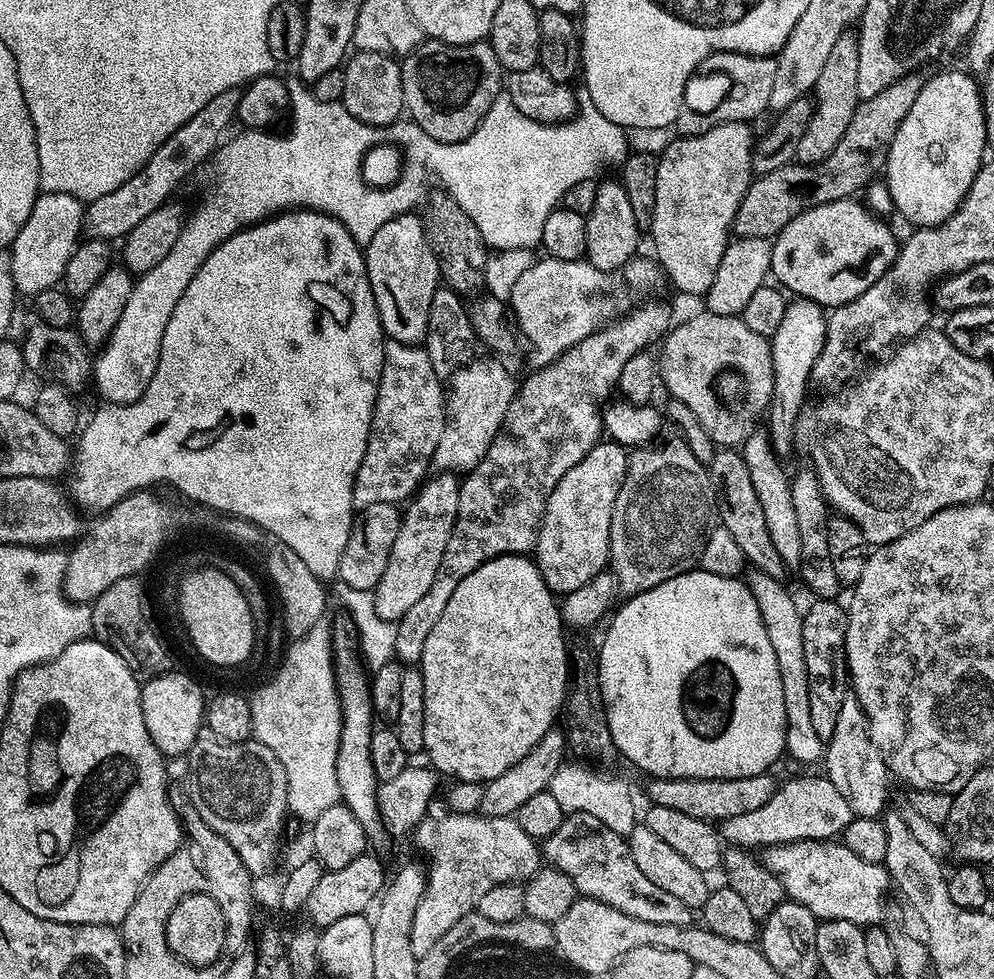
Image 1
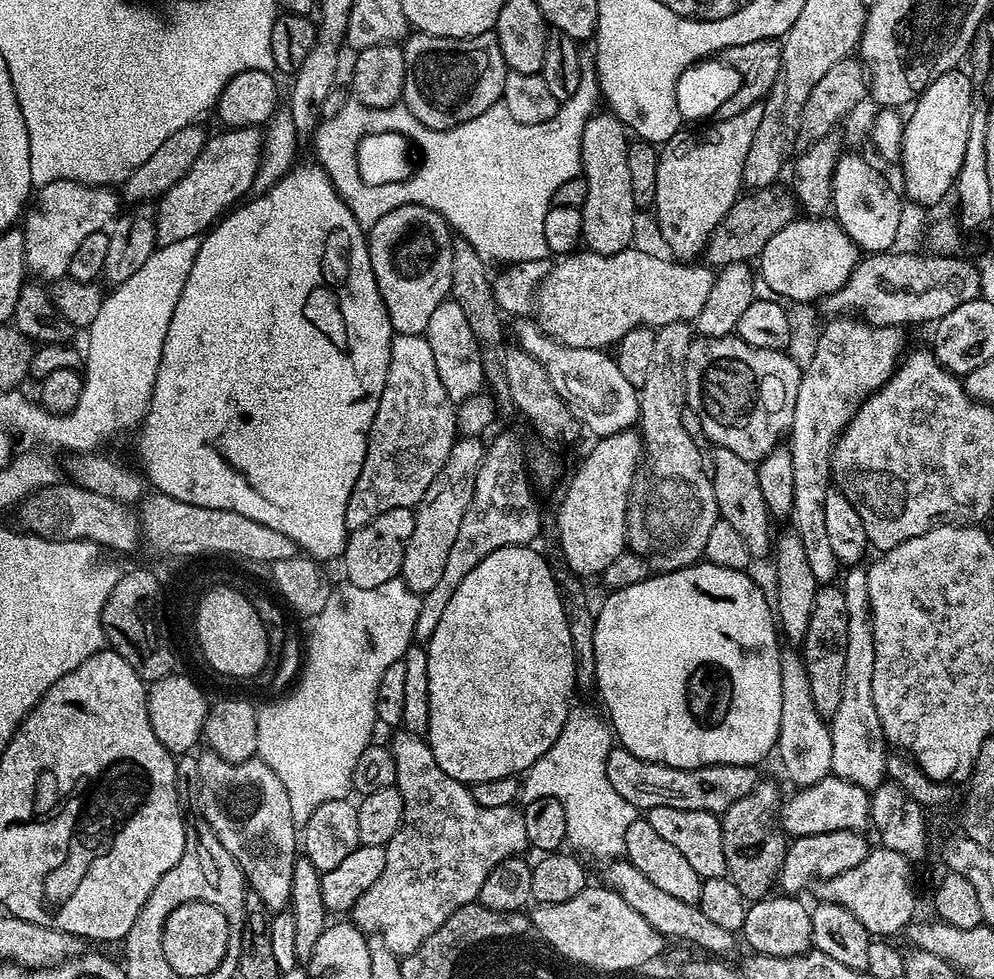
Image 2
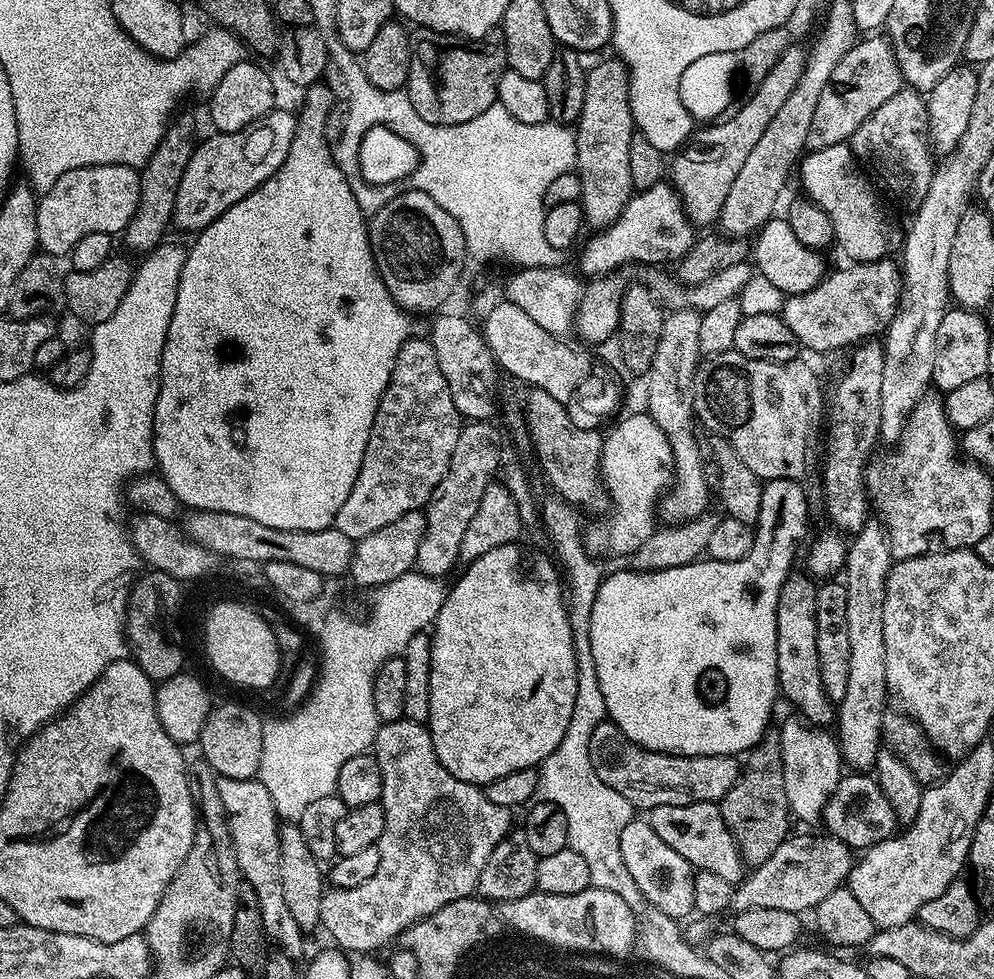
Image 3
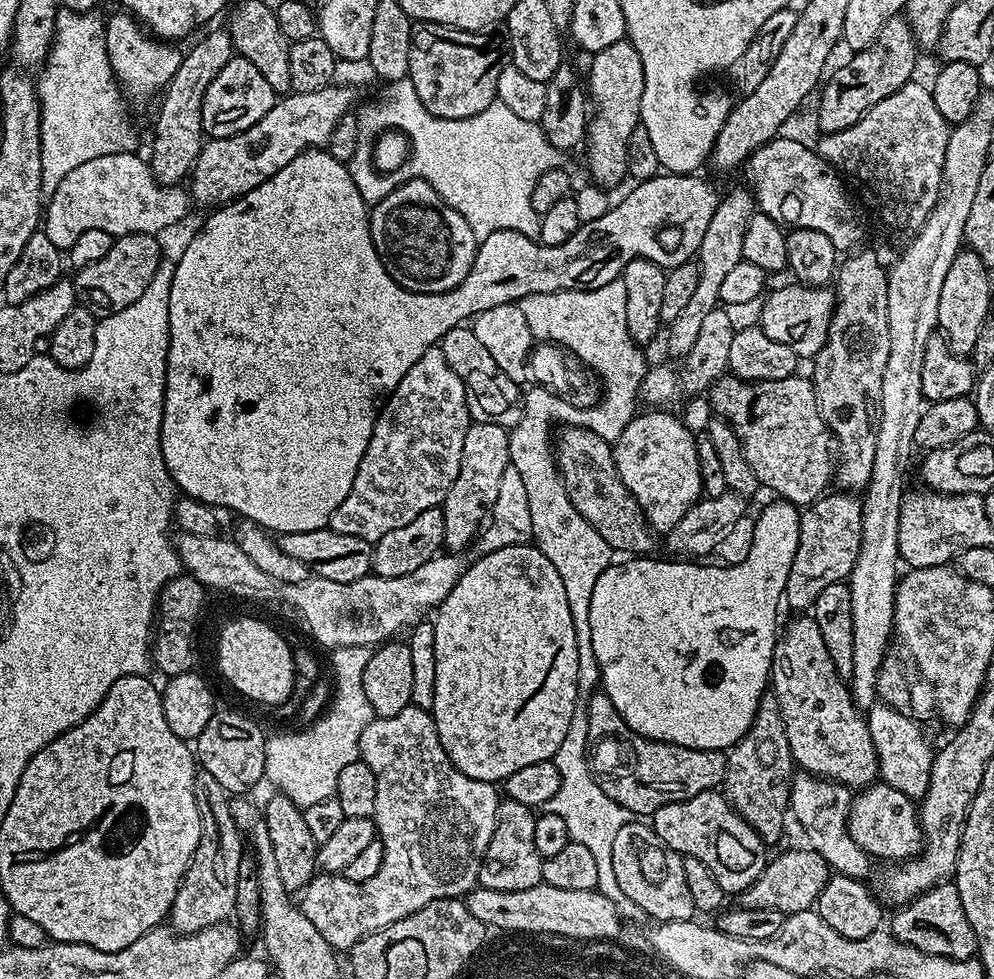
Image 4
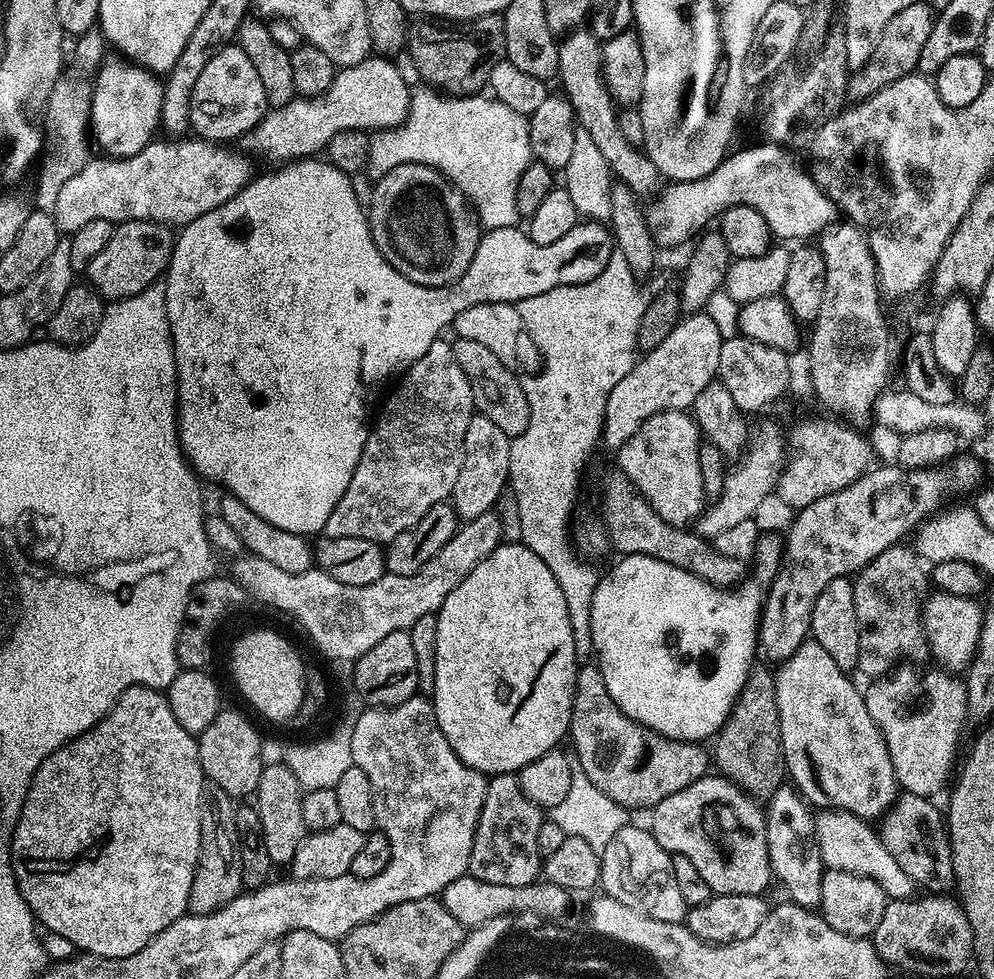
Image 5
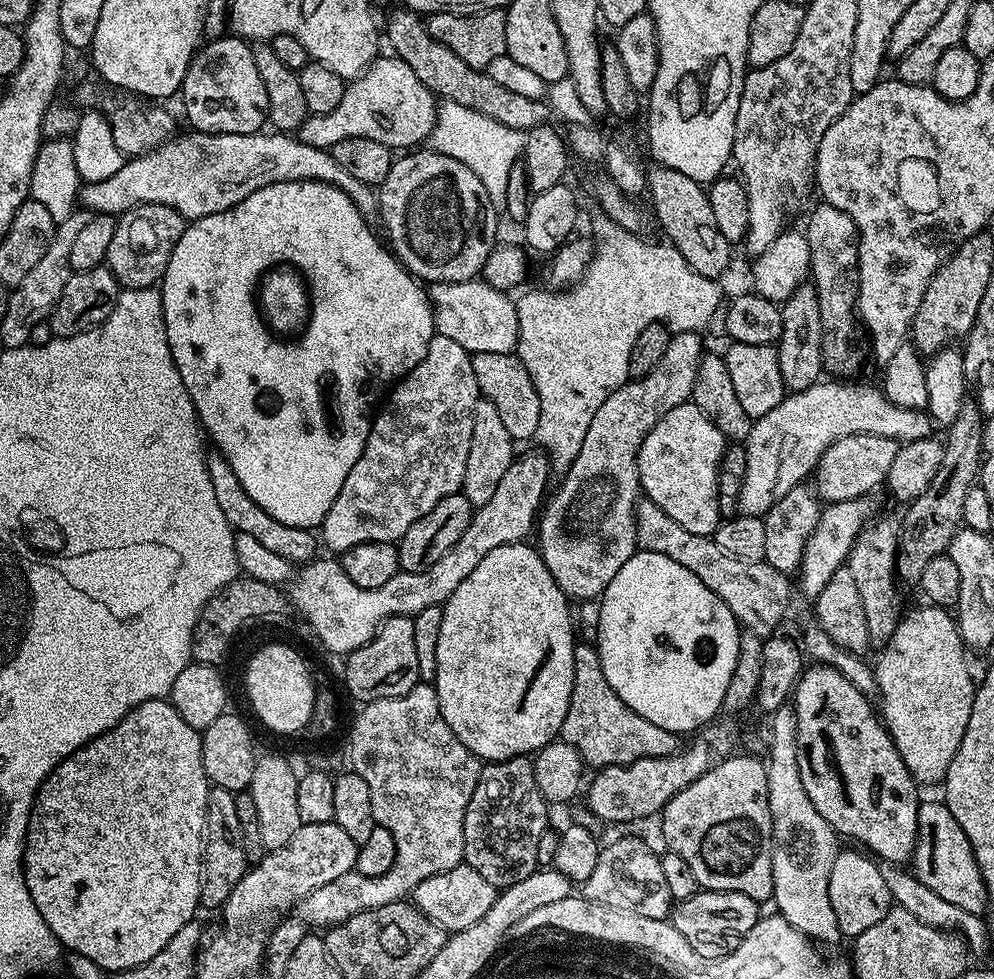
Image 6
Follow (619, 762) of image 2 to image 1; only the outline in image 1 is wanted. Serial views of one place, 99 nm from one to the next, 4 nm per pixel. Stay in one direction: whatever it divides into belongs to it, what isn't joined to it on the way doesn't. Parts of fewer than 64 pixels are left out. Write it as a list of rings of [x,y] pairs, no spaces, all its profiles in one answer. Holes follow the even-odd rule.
[[[768,772],[754,774],[750,778],[652,778],[647,782],[649,801],[652,804],[666,806],[670,810],[690,814],[690,818],[702,818],[709,822],[719,822],[738,814],[750,814],[750,810],[758,810],[758,806],[770,802],[778,787],[778,780]]]

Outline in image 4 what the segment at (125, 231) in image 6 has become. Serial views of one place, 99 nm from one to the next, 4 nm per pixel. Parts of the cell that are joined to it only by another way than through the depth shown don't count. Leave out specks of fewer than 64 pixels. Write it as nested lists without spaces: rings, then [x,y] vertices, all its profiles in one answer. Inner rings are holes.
[[[132,234],[117,237],[108,255],[100,258],[91,266],[79,269],[73,277],[77,297],[81,303],[92,309],[101,317],[117,313],[136,302],[150,284],[151,278],[157,273],[157,268],[164,259],[156,236]]]

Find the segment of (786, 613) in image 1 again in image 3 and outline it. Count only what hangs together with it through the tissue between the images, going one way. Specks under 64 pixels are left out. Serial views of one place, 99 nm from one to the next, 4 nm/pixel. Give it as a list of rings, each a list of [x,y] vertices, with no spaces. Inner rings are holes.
[[[803,719],[788,720],[780,728],[778,739],[782,750],[782,782],[786,782],[786,802],[788,811],[806,823],[812,824],[821,819],[828,799],[842,779],[840,745],[837,739],[809,726]]]

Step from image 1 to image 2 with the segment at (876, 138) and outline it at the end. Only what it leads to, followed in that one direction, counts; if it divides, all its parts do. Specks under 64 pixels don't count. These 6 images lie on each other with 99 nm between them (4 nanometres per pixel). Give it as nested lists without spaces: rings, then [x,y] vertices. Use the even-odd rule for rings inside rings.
[[[773,186],[757,188],[749,194],[741,195],[735,206],[718,222],[714,234],[708,239],[706,249],[707,263],[722,269],[728,264],[743,264],[752,262],[759,257],[761,250],[786,226],[790,221],[797,219],[798,205],[795,195],[787,187]]]

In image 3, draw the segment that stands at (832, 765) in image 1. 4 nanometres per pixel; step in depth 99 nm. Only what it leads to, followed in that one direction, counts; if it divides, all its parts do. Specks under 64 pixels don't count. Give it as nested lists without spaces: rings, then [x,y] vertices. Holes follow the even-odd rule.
[[[870,518],[860,532],[851,537],[842,569],[842,583],[846,586],[846,623],[850,634],[850,678],[846,685],[846,698],[838,701],[835,721],[840,722],[840,759],[849,769],[864,774],[875,769],[876,755],[882,750],[880,731],[886,705],[889,703],[886,686],[886,642],[882,635],[882,602],[886,598],[886,578],[893,566],[892,551],[888,545],[888,531],[879,519]]]

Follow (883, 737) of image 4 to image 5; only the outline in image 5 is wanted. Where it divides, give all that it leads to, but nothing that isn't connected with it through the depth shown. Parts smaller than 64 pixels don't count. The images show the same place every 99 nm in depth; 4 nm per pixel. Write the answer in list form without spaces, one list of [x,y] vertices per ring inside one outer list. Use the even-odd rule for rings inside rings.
[[[904,662],[863,689],[866,710],[870,710],[870,718],[874,718],[884,735],[899,787],[904,792],[929,798],[936,798],[944,787],[944,791],[949,787],[957,763],[960,731],[964,720],[969,719],[965,681],[959,675],[933,667],[920,673],[919,667]]]

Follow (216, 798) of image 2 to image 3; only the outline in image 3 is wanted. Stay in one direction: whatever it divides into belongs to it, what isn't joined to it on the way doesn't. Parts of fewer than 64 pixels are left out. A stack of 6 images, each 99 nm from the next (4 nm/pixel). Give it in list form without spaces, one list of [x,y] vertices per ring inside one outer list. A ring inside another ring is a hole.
[[[222,776],[217,779],[216,785],[218,798],[222,798],[222,810],[228,821],[228,833],[243,883],[254,886],[254,894],[258,894],[258,910],[262,910],[264,933],[279,951],[300,958],[304,952],[306,936],[300,931],[298,922],[294,922],[282,894],[281,821],[274,810],[274,798],[270,798],[270,790],[266,790],[258,778],[243,780]]]

